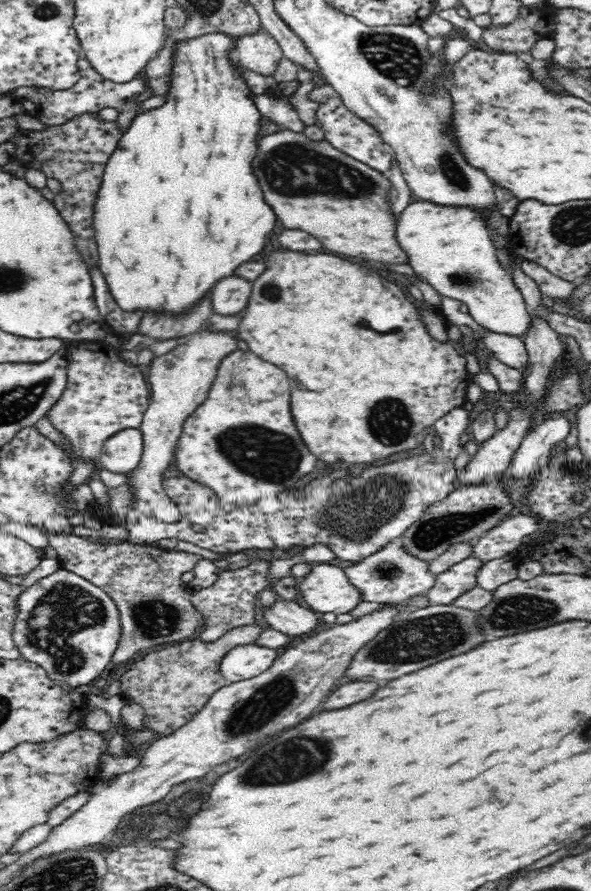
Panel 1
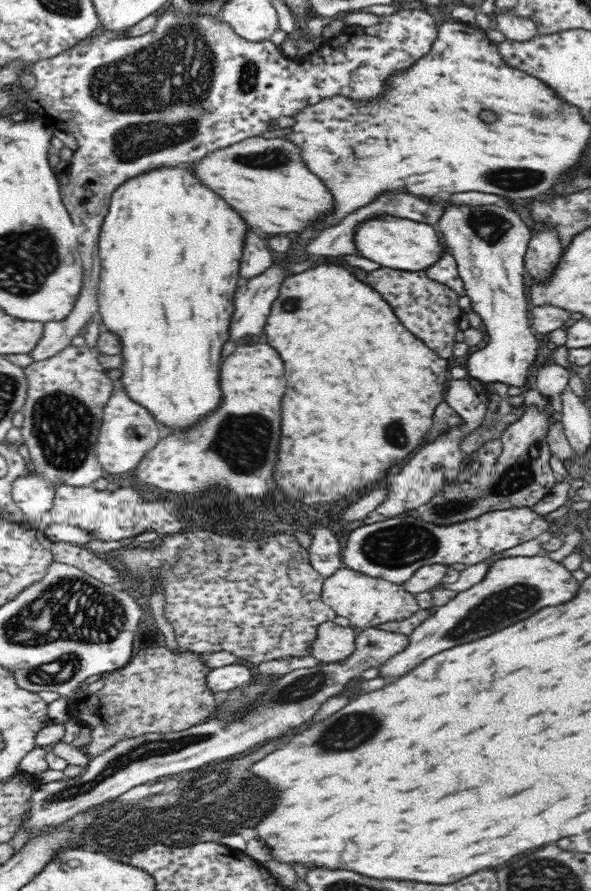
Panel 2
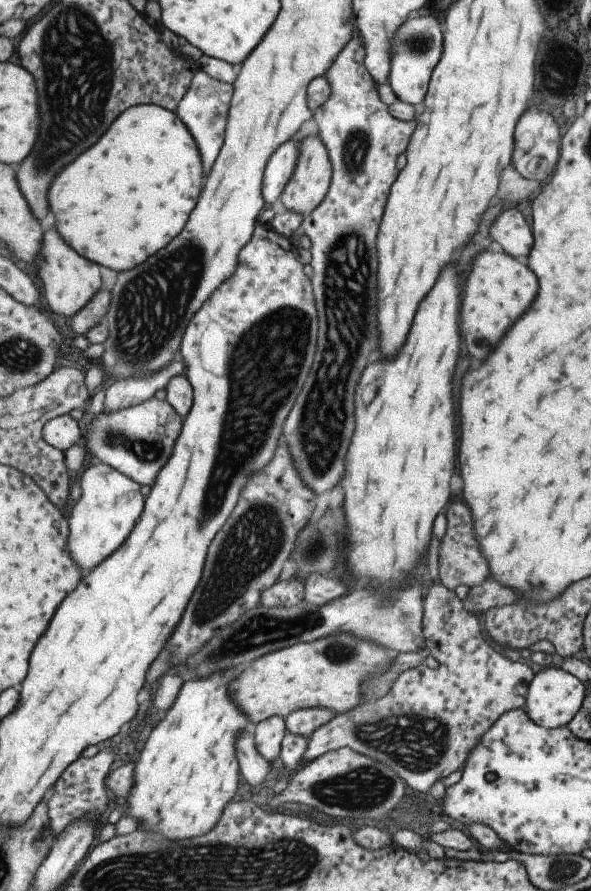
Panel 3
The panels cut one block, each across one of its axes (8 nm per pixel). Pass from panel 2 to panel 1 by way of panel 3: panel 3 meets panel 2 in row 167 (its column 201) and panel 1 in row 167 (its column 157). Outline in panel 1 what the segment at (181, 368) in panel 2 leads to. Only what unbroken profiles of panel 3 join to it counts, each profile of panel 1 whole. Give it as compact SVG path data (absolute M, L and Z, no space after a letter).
M208 34L190 38L186 42L176 44L177 58L174 62L174 78L170 82L170 92L167 101L159 108L146 110L134 120L118 142L118 148L112 152L110 160L103 173L103 181L97 192L97 199L93 206L93 227L95 230L95 241L99 257L99 270L104 277L112 299L124 312L148 312L150 314L171 314L180 316L192 310L200 301L204 301L211 293L212 288L225 277L235 274L235 271L251 257L260 254L266 246L266 235L274 230L276 216L272 210L264 204L262 192L258 188L256 178L250 170L250 160L257 149L257 134L261 114L256 105L250 100L252 93L239 79L235 66L231 66L232 49L235 38L225 34Z

